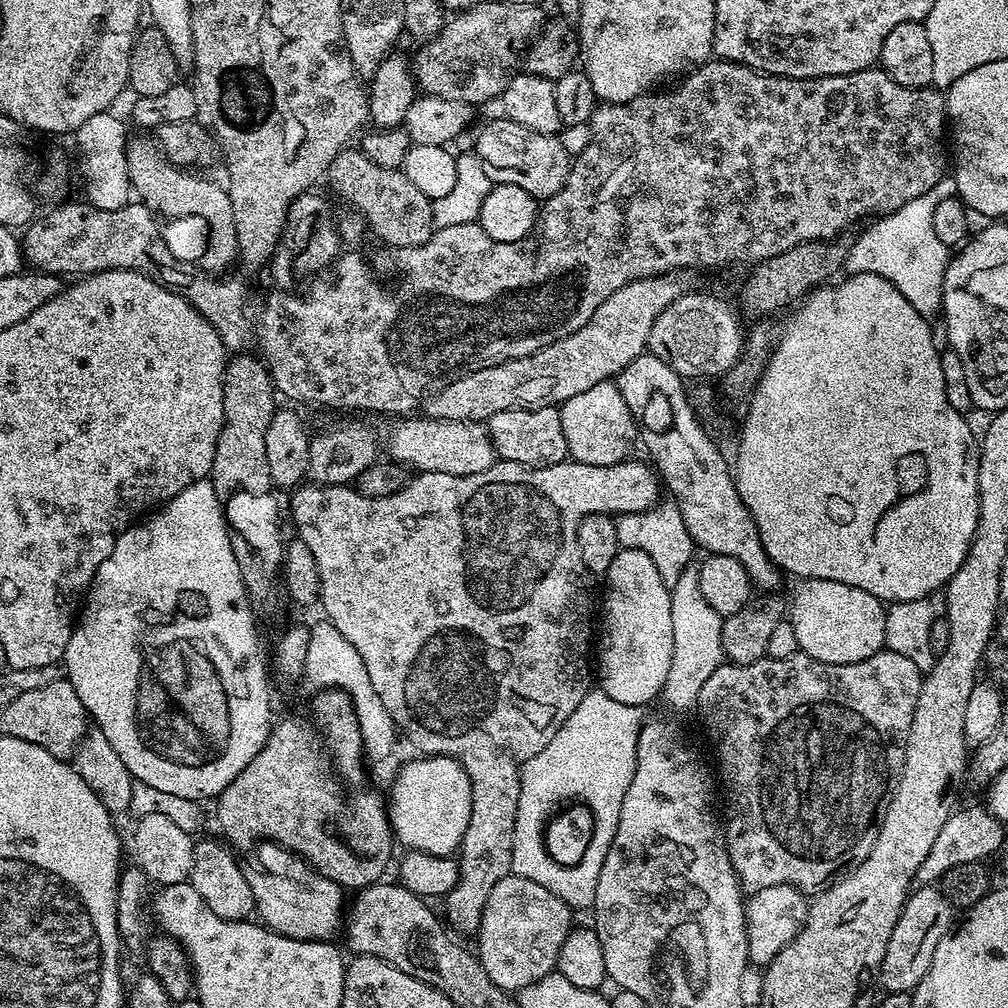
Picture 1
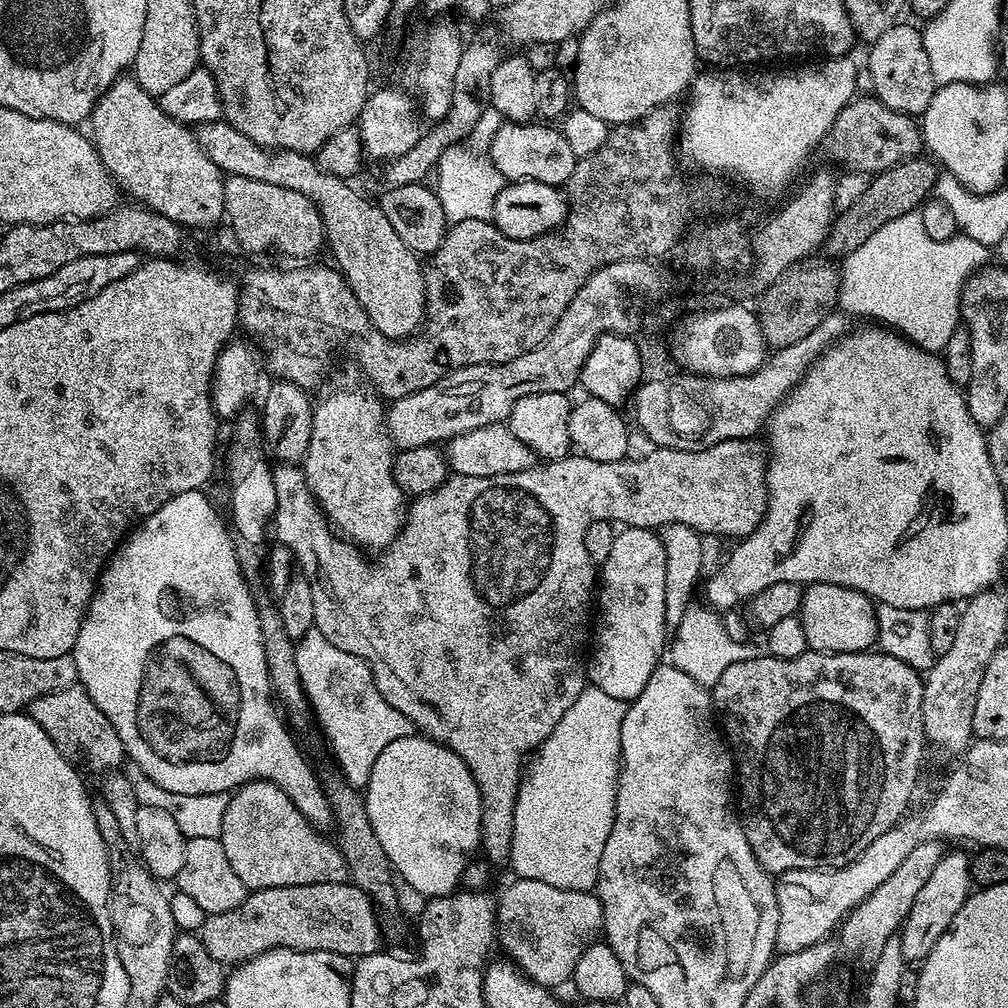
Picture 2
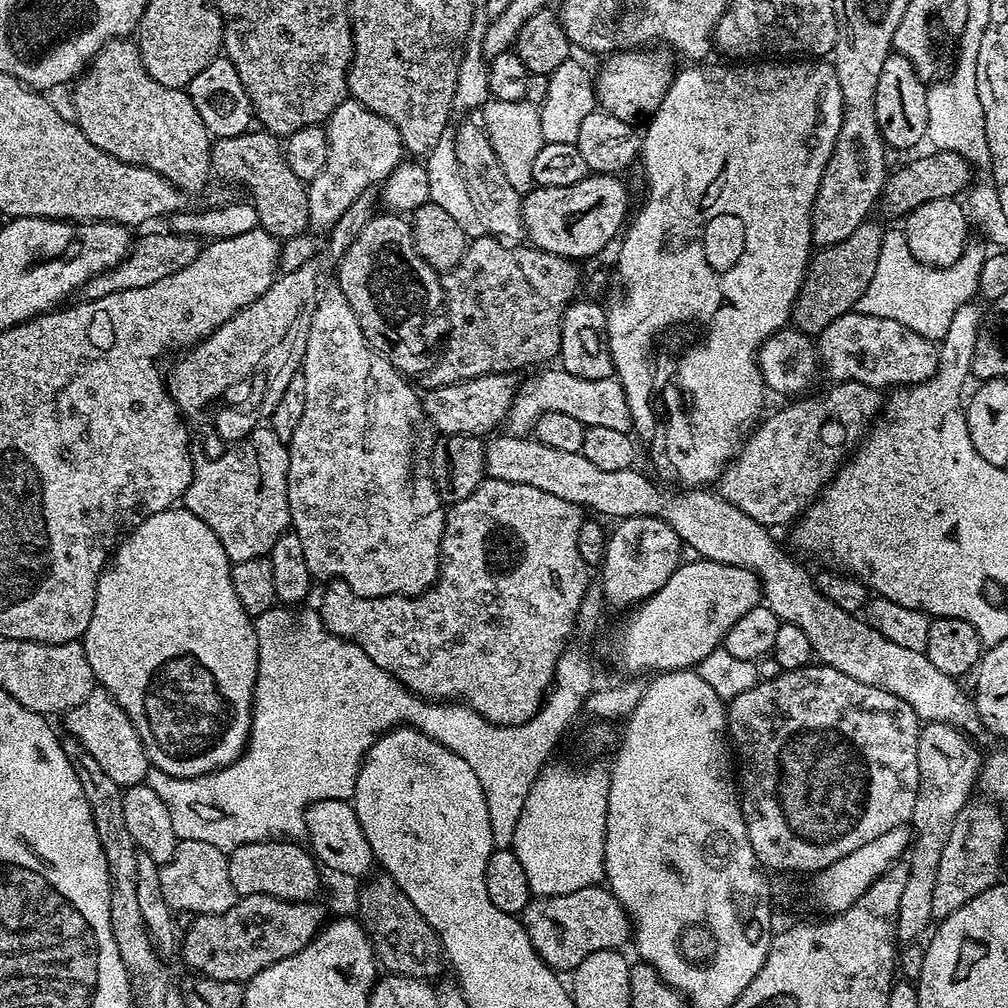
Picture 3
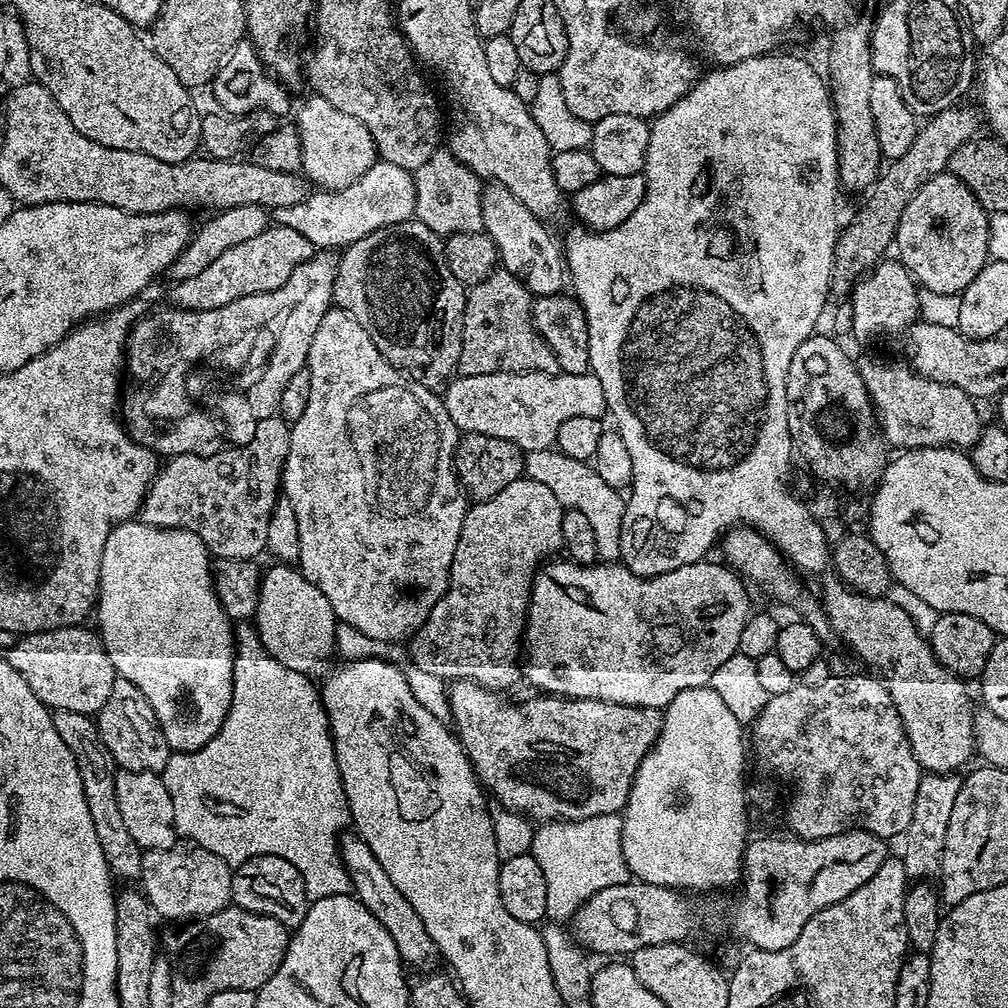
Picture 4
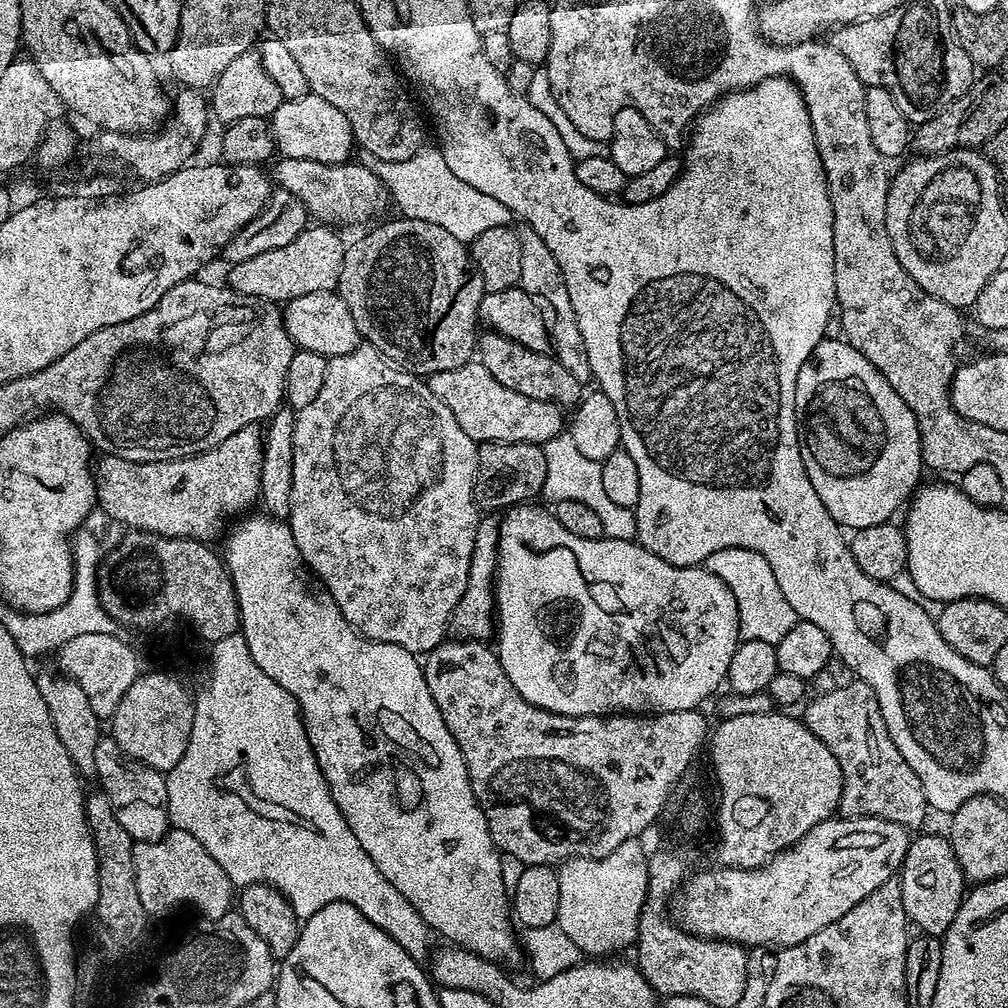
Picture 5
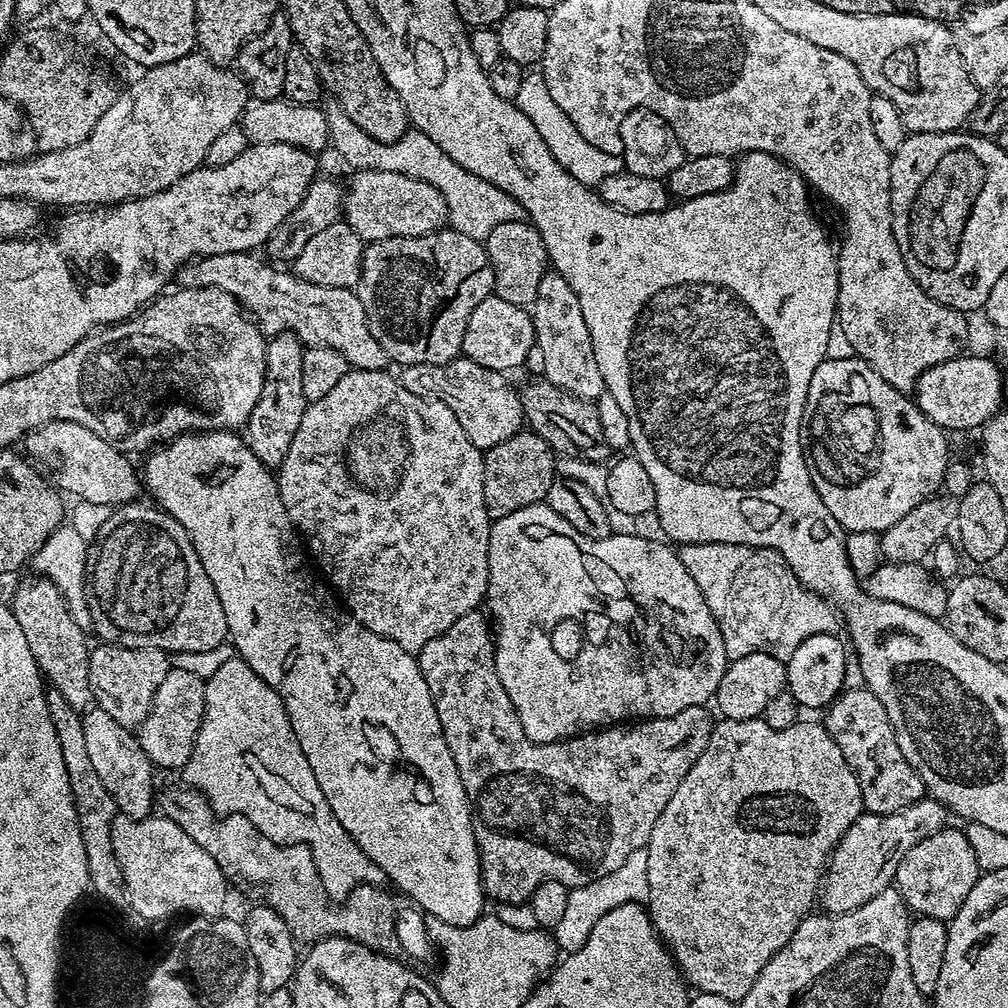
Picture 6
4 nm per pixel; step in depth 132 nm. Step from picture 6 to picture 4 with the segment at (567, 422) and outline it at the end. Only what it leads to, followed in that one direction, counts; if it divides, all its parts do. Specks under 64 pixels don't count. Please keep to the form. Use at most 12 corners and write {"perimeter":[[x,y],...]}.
{"perimeter":[[517,276],[467,289],[461,376],[560,371]]}

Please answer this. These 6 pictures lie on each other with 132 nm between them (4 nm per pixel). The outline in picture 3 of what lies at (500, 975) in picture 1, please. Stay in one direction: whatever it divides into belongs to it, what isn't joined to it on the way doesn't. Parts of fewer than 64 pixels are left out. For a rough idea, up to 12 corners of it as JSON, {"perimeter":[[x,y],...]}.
{"perimeter":[[604,886],[533,899],[522,923],[549,968],[623,949],[628,911]]}

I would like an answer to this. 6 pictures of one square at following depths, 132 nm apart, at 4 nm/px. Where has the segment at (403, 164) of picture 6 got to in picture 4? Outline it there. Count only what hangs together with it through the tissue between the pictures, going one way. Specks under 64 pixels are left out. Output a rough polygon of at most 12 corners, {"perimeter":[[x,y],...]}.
{"perimeter":[[451,151],[414,172],[415,219],[442,238],[484,227],[479,176]]}

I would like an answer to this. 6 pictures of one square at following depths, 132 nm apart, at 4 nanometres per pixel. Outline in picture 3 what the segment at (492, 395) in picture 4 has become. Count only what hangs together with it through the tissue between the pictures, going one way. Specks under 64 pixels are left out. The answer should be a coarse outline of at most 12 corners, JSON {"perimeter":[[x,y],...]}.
{"perimeter":[[540,372],[519,385],[506,428],[528,436],[543,412],[633,431],[619,380]]}

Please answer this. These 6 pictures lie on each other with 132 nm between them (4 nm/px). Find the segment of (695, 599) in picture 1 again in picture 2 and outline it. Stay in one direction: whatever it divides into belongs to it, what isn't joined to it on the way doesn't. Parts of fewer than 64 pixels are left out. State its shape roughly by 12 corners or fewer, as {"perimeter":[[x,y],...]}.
{"perimeter":[[688,607],[671,637],[678,670],[711,686],[758,655],[719,611]]}

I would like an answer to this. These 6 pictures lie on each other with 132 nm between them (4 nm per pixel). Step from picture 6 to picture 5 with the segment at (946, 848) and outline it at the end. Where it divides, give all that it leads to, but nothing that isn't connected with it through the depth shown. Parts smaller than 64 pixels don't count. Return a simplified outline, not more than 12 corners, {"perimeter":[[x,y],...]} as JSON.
{"perimeter":[[920,836],[900,865],[902,906],[943,937],[966,895],[951,839]]}

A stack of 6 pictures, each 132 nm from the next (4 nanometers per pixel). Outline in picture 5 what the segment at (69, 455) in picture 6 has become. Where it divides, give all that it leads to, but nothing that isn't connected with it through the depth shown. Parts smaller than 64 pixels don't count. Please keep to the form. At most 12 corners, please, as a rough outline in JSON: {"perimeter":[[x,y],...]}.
{"perimeter":[[261,429],[197,456],[101,455],[99,511],[212,542],[259,501]]}

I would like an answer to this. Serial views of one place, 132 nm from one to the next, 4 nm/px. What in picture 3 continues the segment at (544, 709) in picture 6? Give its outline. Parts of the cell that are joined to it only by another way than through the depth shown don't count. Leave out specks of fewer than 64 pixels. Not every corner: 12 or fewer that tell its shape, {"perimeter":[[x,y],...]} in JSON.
{"perimeter":[[703,558],[627,613],[628,672],[695,669],[762,600]]}

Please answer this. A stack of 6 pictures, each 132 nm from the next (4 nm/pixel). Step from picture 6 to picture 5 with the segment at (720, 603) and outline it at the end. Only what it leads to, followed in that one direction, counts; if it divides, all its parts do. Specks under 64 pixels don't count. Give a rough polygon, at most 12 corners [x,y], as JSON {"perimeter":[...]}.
{"perimeter":[[718,550],[706,567],[734,594],[740,635],[776,645],[798,617],[770,562]]}

